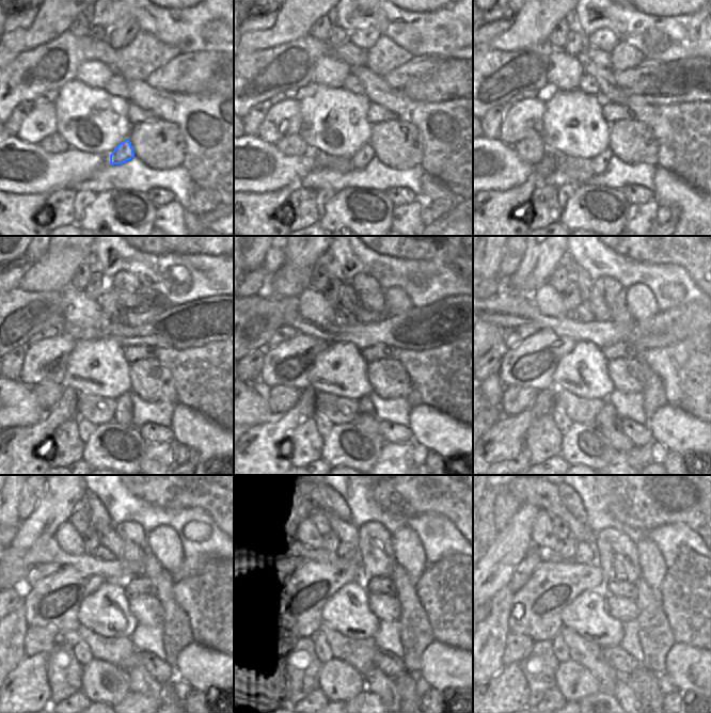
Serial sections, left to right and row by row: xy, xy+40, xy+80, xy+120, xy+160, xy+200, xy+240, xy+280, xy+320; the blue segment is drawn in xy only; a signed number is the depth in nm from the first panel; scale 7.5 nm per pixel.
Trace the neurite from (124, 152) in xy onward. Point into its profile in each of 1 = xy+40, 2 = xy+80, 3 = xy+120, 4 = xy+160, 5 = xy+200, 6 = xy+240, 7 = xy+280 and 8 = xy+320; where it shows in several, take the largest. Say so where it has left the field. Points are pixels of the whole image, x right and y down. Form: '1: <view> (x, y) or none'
1: xy+40 (365, 154)
2: xy+80 (599, 163)
3: xy+120 (123, 412)
4: xy+160 (365, 418)
5: xy+200 (607, 421)
6: xy+240 (140, 681)
7: xy+280 (384, 686)
8: xy+320 (622, 692)

